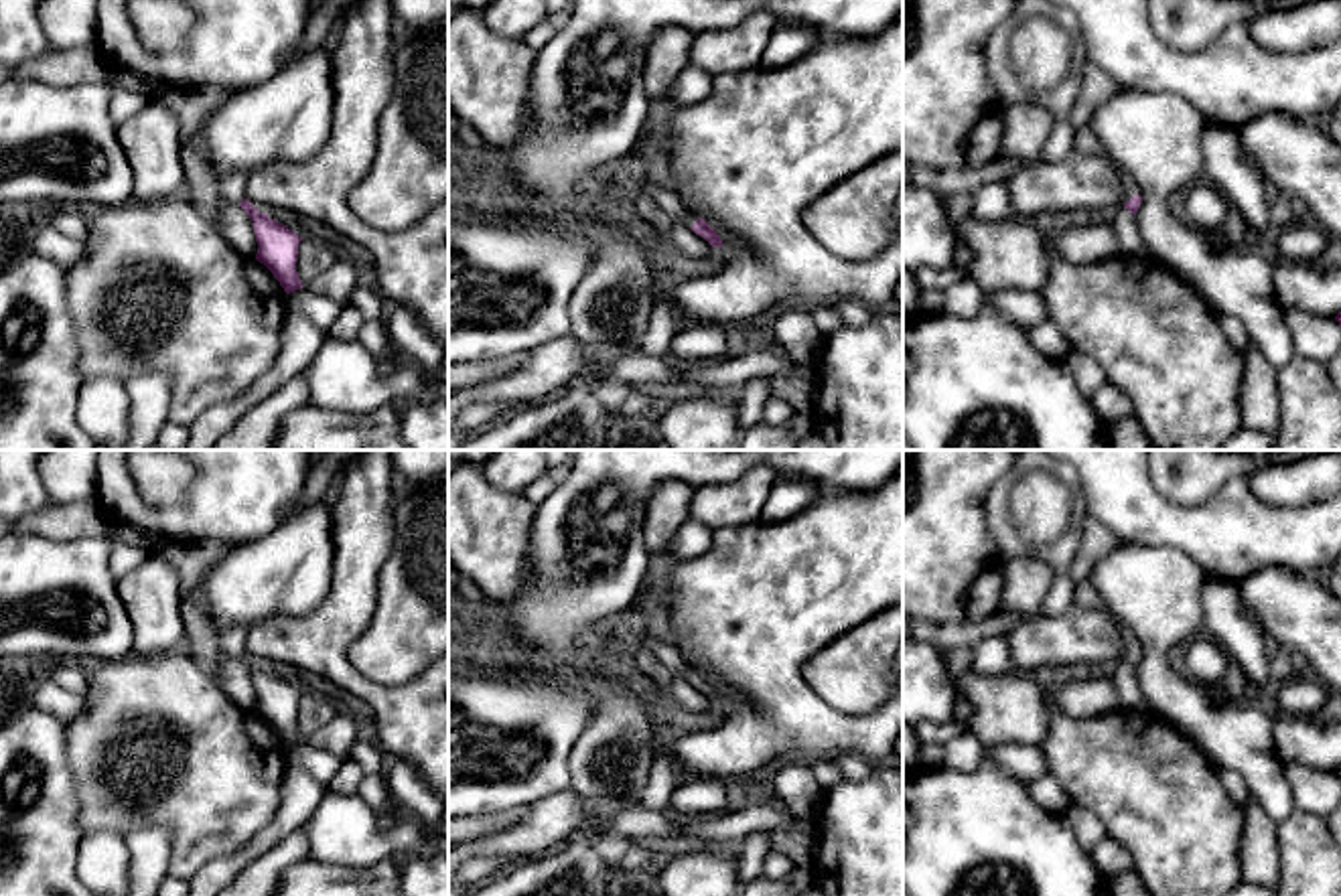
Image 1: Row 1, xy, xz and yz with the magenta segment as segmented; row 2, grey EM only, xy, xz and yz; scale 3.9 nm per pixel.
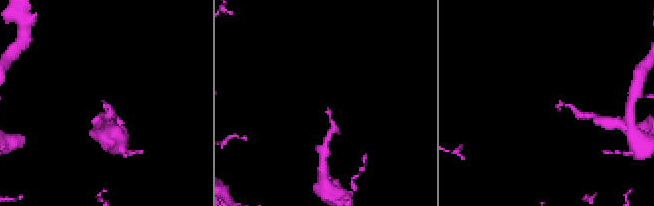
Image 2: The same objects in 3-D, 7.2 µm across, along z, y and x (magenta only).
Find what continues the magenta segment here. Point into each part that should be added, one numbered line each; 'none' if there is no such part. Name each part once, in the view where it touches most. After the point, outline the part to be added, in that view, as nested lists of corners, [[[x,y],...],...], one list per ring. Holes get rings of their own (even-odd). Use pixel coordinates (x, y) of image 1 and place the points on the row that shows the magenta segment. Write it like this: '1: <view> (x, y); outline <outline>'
1: yz (1128, 189); outline [[[1120,170],[1120,184],[1124,193],[1124,203],[1130,201],[1134,195],[1138,195],[1138,189],[1124,170]]]

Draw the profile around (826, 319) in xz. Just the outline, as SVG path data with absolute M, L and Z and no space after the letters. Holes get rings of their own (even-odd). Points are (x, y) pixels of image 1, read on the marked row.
M832 302L809 306L807 312L824 337L828 337L844 326L844 322Z

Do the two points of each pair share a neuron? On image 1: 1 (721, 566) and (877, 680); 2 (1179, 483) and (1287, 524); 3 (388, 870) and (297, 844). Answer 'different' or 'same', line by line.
1: different
2: different
3: different

